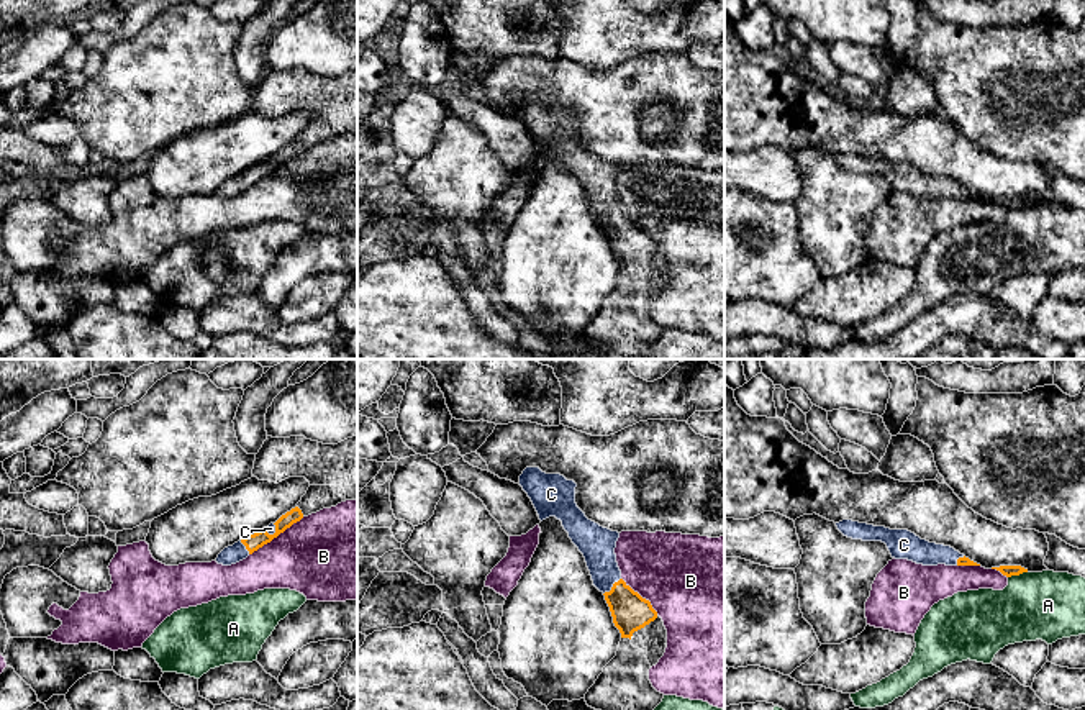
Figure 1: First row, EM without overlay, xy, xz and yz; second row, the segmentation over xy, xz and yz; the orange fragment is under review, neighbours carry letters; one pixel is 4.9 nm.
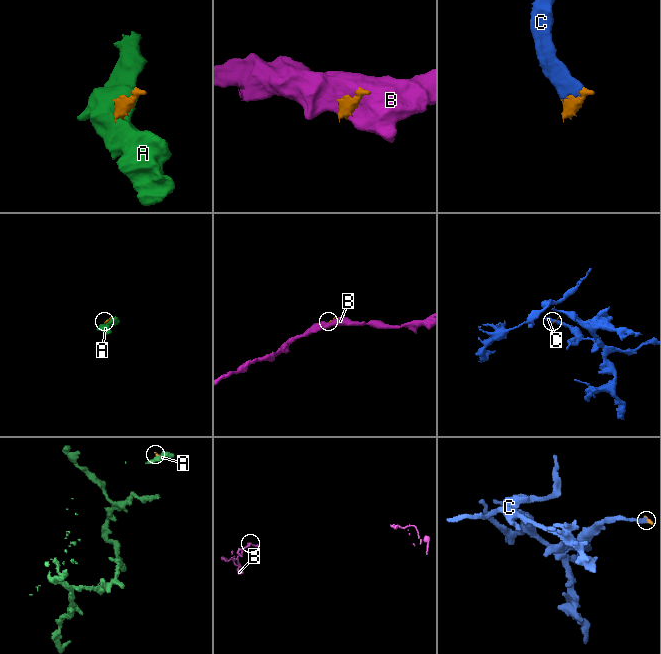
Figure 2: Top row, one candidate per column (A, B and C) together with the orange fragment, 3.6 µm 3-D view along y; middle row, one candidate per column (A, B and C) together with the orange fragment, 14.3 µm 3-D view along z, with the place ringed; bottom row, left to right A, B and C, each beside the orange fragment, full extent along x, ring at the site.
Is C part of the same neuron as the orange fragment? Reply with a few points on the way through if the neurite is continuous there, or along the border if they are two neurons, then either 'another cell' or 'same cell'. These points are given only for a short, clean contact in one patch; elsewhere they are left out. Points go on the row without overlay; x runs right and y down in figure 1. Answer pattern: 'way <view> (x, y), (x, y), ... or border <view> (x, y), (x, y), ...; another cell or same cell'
same cell

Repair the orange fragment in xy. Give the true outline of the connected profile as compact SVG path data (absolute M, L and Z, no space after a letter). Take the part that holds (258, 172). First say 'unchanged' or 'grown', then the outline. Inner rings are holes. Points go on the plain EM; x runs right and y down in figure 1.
grown; M267 69L256 87L252 108L275 116L305 110L310 120L297 139L275 156L225 180L216 190L218 197L231 198L246 192L303 149L357 133L357 69L338 77L323 77L305 69Z

